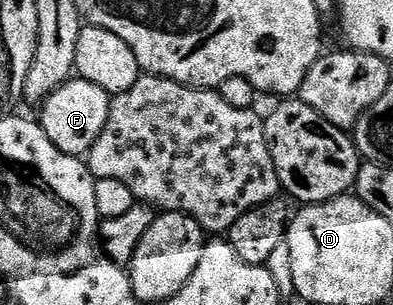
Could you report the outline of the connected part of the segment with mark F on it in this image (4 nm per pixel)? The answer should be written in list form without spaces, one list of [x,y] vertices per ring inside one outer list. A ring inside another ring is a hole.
[[[79,76],[73,77],[57,88],[42,103],[42,125],[46,136],[64,154],[84,156],[102,136],[112,111],[112,98],[98,84],[90,84]]]

